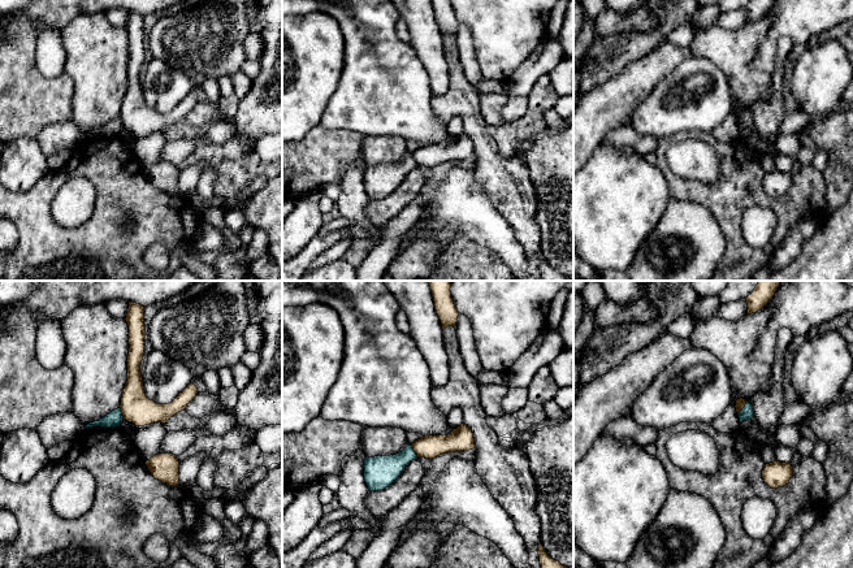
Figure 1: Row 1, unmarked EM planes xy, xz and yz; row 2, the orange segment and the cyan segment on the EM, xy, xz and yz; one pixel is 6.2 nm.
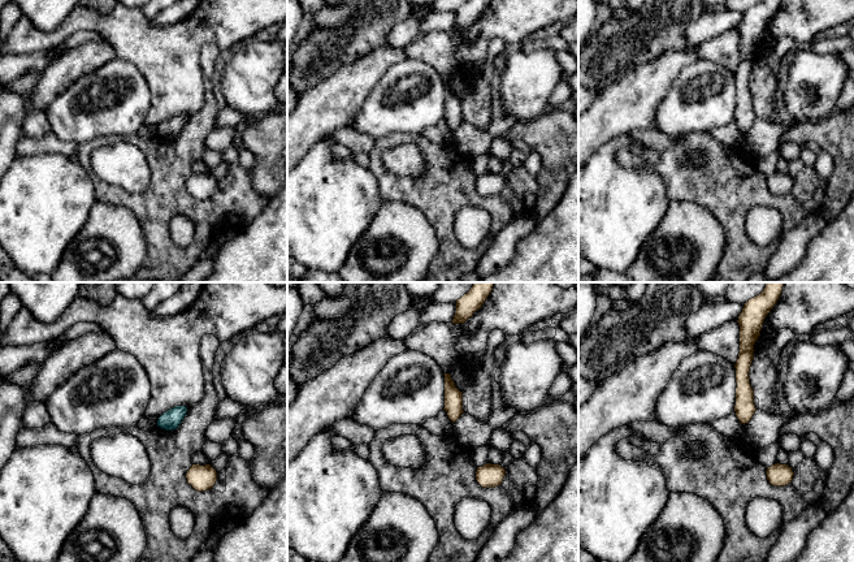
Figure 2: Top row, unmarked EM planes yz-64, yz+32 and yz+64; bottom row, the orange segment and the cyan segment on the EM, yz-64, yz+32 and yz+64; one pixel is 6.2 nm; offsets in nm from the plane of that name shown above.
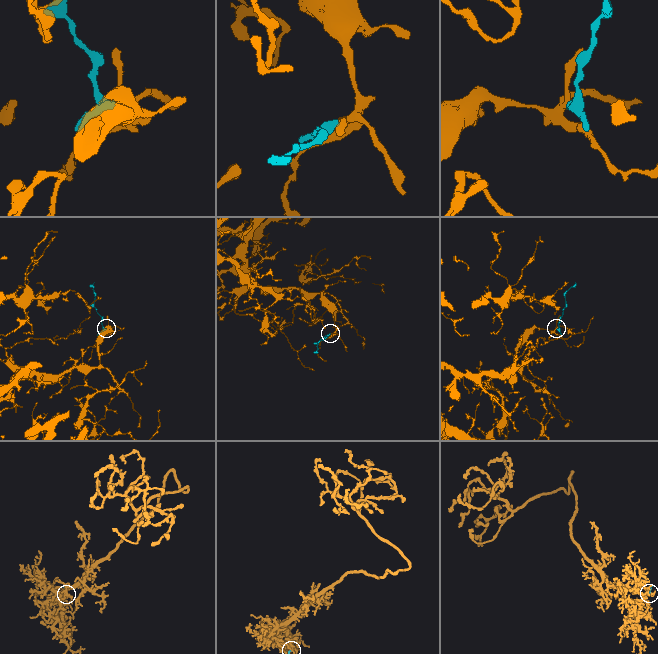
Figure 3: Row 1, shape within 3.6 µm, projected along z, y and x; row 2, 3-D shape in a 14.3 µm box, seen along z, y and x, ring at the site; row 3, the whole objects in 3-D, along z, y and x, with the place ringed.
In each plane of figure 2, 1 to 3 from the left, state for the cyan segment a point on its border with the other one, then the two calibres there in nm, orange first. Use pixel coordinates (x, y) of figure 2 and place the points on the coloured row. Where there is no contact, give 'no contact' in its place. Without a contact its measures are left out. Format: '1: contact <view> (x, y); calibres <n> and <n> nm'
1: no contact
2: no contact
3: no contact

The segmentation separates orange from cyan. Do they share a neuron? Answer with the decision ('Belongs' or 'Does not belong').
Does not belong

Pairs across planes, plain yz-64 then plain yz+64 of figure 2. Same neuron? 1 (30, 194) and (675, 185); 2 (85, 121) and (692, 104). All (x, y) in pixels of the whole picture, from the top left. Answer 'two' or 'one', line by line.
1: two
2: one

